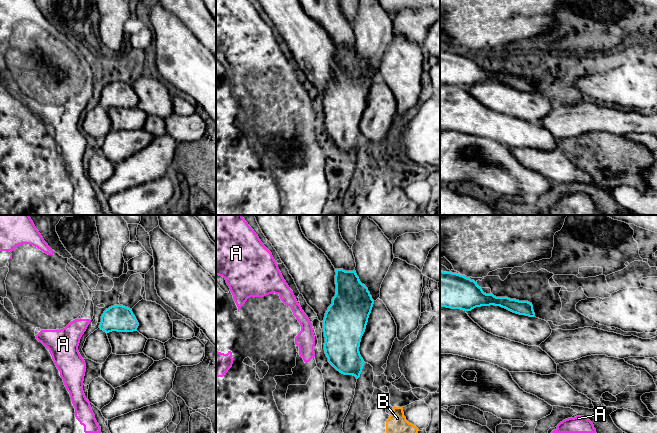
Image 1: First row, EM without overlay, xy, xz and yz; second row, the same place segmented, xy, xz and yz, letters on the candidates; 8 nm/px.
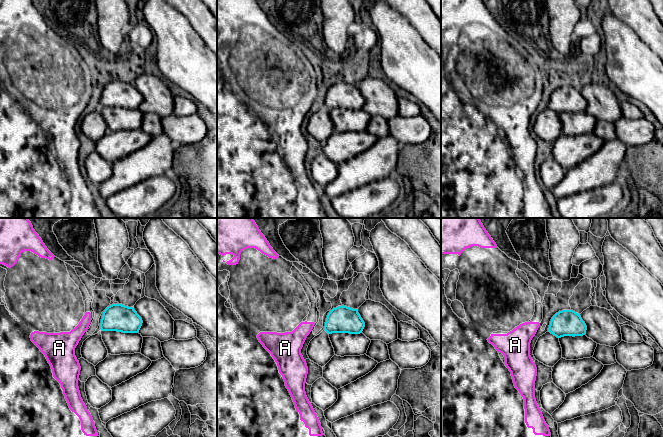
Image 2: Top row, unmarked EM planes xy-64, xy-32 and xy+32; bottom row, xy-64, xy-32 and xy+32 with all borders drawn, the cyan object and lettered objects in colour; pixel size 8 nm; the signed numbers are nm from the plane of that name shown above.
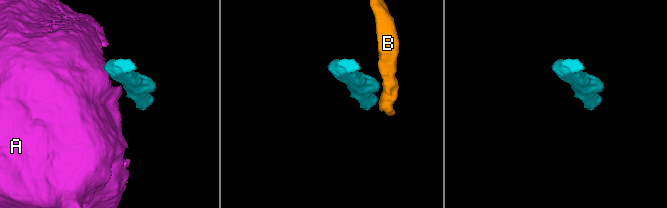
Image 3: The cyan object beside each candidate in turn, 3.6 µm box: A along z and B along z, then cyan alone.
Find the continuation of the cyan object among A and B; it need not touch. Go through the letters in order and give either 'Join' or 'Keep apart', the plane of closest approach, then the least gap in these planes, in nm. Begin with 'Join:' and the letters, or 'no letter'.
Join: no letter
A: Keep apart. Closest in xy. Distance 80 nm
B: Keep apart. Closest in xz. Distance 360 nm

